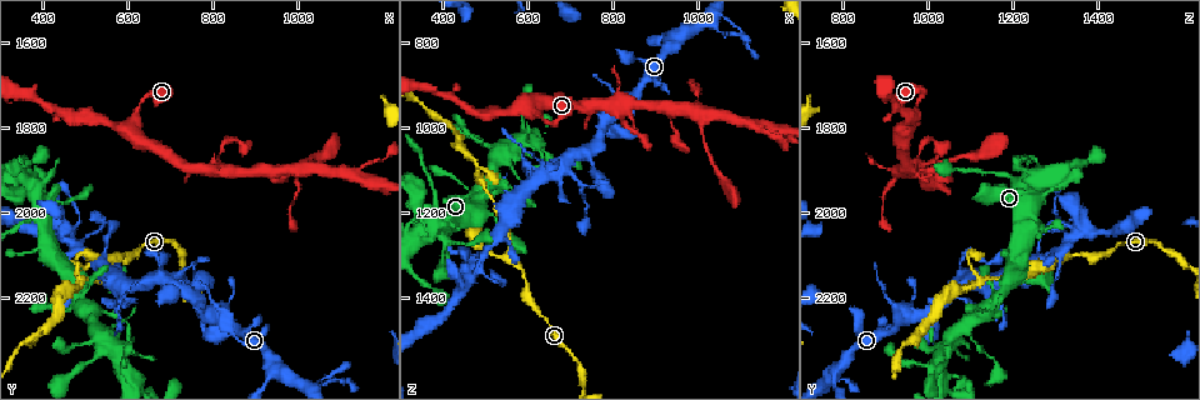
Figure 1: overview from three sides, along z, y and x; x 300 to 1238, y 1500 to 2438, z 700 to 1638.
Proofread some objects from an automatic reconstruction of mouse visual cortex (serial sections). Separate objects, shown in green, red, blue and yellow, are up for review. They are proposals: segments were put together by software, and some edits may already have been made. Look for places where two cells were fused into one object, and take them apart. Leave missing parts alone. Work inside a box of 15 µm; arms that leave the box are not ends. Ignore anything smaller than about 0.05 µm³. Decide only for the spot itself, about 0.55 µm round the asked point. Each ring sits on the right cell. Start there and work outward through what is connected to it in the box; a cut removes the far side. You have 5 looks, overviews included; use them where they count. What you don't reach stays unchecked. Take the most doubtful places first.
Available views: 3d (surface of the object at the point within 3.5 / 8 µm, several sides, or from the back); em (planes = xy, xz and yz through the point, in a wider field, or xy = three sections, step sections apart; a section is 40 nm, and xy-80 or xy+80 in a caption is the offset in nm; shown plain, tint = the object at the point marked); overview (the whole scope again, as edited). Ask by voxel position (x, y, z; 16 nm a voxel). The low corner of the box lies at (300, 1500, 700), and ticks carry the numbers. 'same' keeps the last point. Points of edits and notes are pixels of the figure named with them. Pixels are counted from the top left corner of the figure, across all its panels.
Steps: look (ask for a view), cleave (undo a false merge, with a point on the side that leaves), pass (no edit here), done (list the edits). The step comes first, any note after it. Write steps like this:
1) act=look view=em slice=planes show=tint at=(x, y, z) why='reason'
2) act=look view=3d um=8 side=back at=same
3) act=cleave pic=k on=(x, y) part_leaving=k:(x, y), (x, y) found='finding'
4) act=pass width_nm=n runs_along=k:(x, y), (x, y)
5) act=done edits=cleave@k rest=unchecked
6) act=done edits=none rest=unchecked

act=look view=3d um=8 at=(1005, 1895, 980) why='thin arm on a thick one'

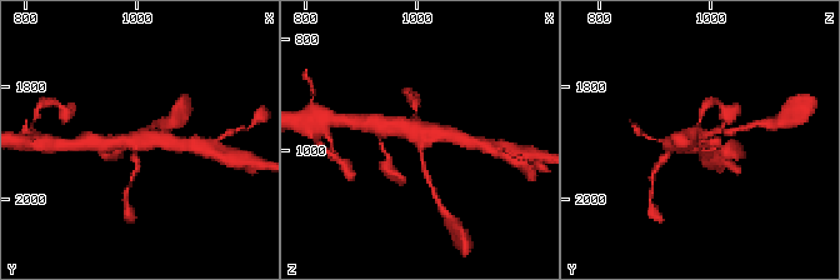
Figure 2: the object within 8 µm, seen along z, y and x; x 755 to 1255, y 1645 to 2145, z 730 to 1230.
act=look view=3d um=3.5 at=(1010, 1890, 980) why='closer look'

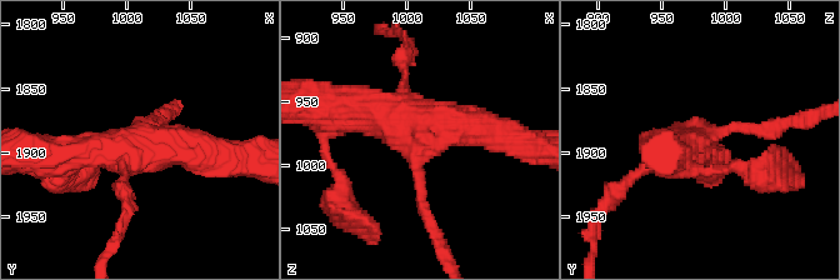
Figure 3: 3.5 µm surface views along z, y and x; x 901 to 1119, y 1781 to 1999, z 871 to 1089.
act=pass arms=4 runs_along=3:(343, 109), (500, 135) found='one cell here'

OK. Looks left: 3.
act=look view=3d um=3.5 at=(385, 1910, 1195) why='thick turns thin'

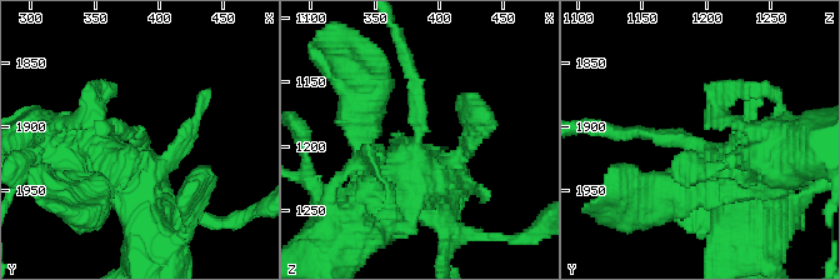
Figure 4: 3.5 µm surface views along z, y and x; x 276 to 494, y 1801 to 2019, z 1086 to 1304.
act=look view=em slice=xy step=2 show=tint at=(384, 1918, 1198)

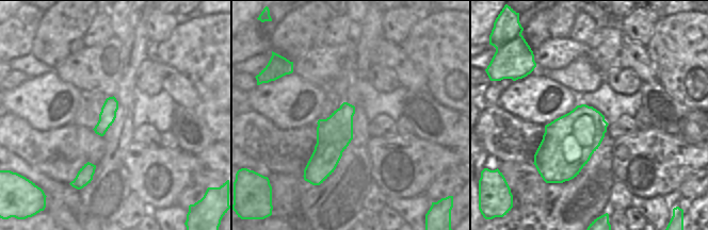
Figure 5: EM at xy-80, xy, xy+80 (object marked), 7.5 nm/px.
act=pass runs_along=4:(740, 204), (740, 174), (701, 146), (624, 131) found='one cell here'

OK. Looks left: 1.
act=done edits=none rest=unchecked

